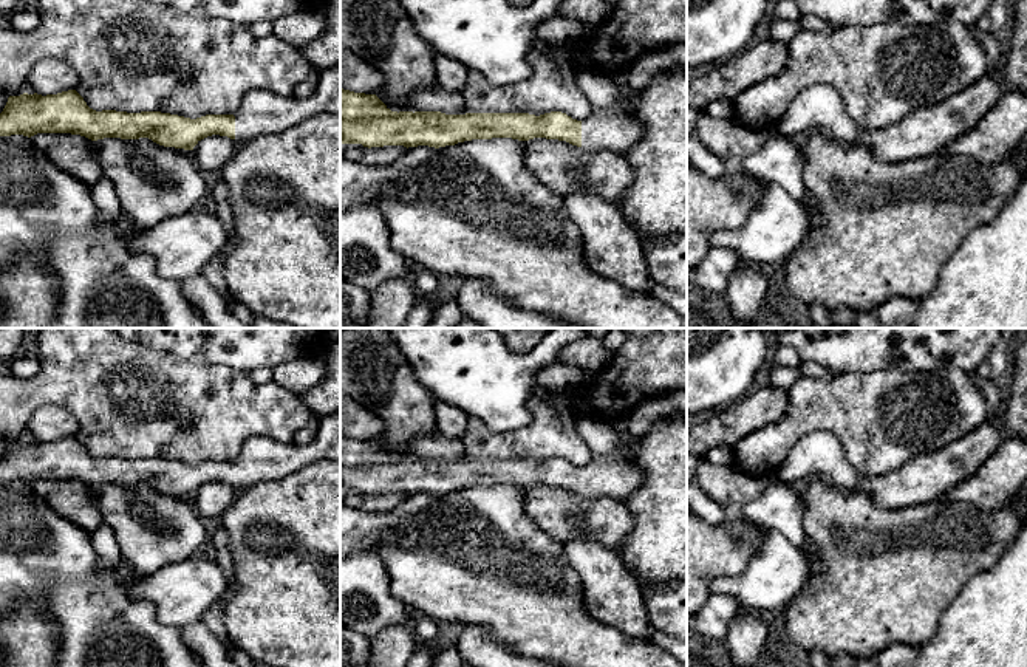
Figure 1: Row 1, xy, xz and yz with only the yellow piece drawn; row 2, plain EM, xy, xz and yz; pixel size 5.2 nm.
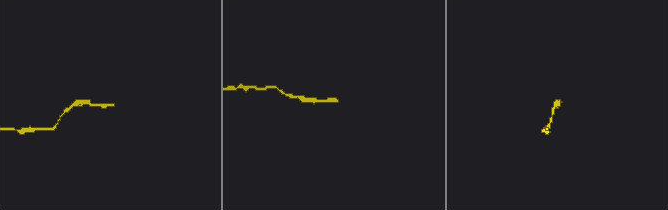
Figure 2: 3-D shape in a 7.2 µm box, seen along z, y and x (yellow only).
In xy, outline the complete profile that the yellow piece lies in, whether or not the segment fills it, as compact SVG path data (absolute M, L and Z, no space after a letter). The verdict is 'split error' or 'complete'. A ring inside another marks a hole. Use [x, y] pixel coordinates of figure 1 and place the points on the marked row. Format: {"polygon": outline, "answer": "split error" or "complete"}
{"polygon": "M340 63L322 71L316 91L305 99L254 88L234 115L206 115L196 119L161 111L96 111L76 90L46 96L23 93L8 97L0 113L0 136L71 133L91 141L148 138L164 147L193 150L201 139L212 135L243 144L261 135L288 130L322 111L340 113Z", "answer": "split error"}

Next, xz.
{"polygon": "M582 71L577 85L586 97L588 116L582 121L566 113L551 111L540 116L529 113L466 113L445 115L441 111L391 111L376 94L354 93L340 88L340 138L342 144L362 144L363 147L404 145L404 147L445 147L472 139L512 138L529 141L534 138L566 141L583 150L609 150L626 153L642 136L642 124L633 118L628 105L626 87L614 84L597 71Z", "answer": "split error"}

